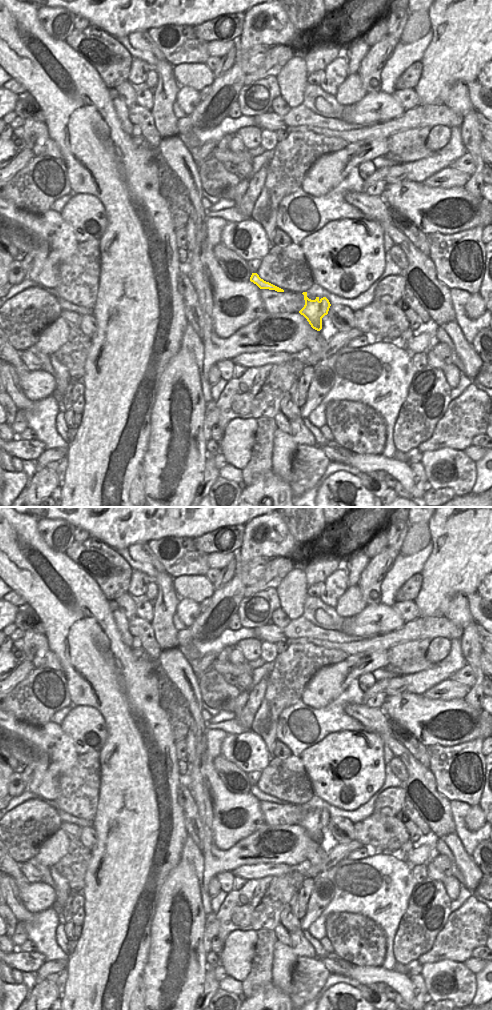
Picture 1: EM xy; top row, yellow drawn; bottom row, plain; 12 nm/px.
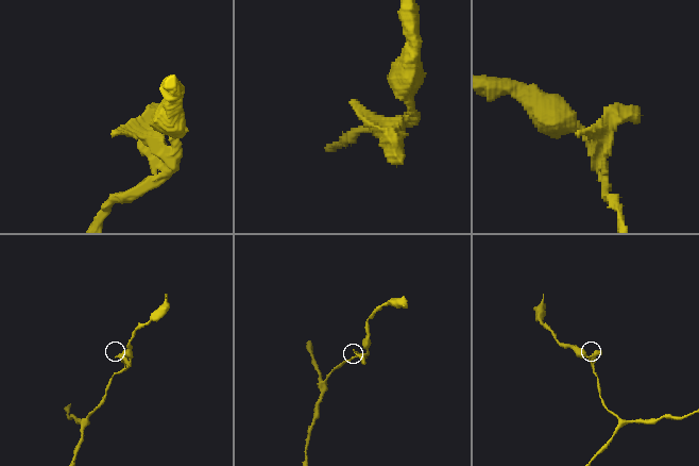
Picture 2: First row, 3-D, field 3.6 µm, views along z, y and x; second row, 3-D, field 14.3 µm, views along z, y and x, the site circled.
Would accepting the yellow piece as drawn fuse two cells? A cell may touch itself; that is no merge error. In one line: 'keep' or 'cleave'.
cleave

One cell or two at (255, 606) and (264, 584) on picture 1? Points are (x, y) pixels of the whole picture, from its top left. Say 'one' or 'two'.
two

